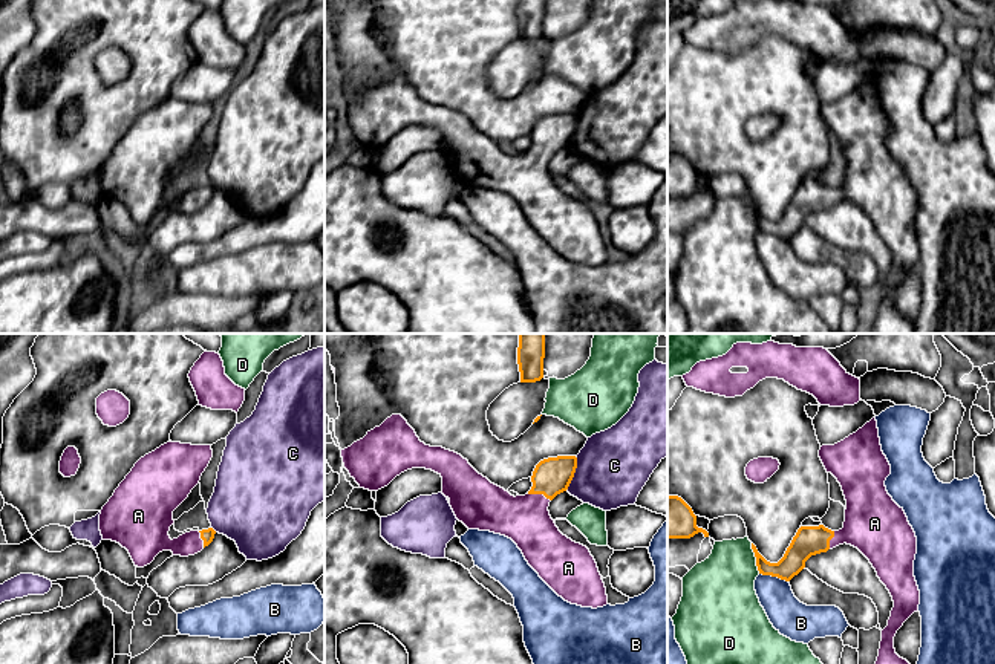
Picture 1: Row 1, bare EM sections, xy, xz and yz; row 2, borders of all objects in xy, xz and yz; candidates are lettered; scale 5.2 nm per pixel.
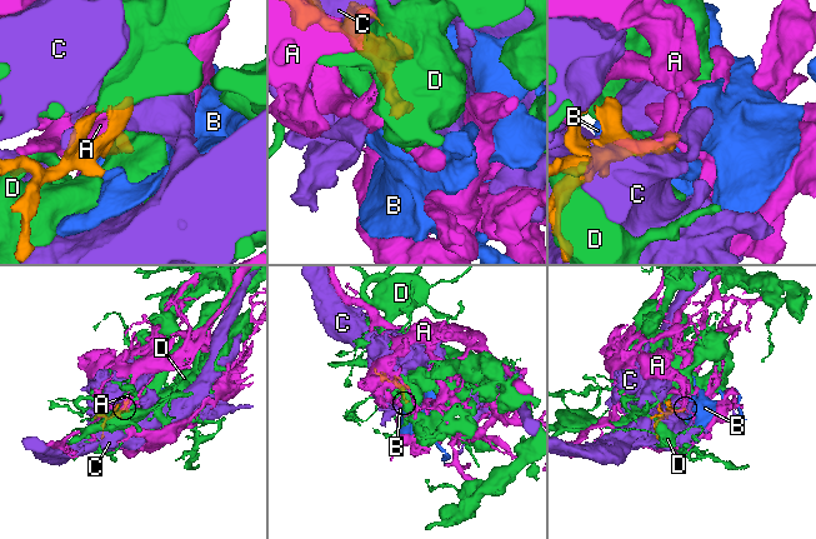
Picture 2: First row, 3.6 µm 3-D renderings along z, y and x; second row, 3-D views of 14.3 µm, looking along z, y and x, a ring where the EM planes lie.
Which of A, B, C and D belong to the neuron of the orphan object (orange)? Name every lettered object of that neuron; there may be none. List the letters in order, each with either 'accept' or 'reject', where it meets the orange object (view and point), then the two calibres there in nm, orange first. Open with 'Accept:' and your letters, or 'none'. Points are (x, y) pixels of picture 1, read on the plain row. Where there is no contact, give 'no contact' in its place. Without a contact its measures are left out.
Accept: A
A: accept | xz (539, 150) | 200/260 nm
B: reject | yz (773, 233) | 150/190 nm
C: reject | xz (574, 129) | 200/380 nm
D: reject | yz (756, 216) | 140/360 nm

